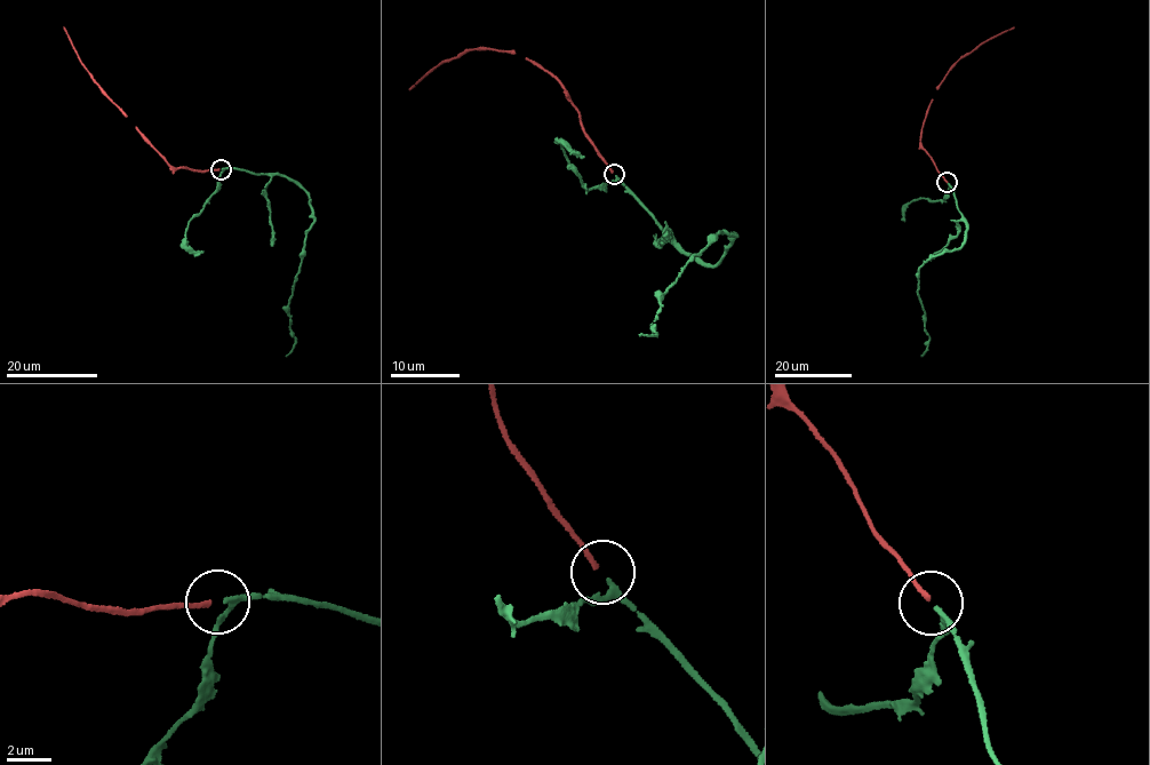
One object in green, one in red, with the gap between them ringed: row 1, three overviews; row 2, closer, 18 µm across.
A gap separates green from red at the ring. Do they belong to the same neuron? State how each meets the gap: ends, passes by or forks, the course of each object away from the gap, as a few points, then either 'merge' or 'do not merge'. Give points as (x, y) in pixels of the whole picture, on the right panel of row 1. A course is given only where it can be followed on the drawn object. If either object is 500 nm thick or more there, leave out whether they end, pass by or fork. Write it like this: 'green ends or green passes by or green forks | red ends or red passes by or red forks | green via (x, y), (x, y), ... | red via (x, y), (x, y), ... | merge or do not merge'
green passes by | red ends | green via (948, 183), (966, 225), (960, 247), (943, 250), (919, 268), (917, 296), (928, 335), (921, 356) | red via (947, 182), (920, 142), (926, 111), (939, 86), (959, 58), (1014, 28) | merge

